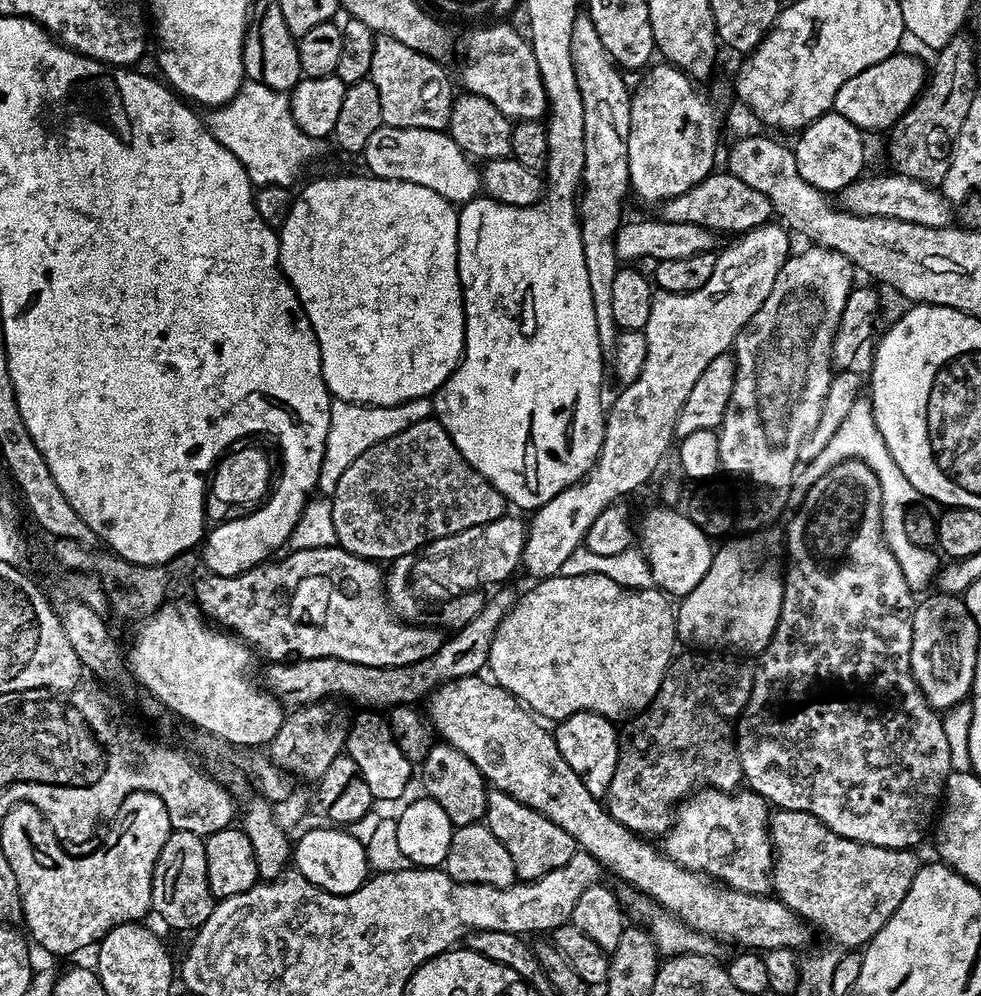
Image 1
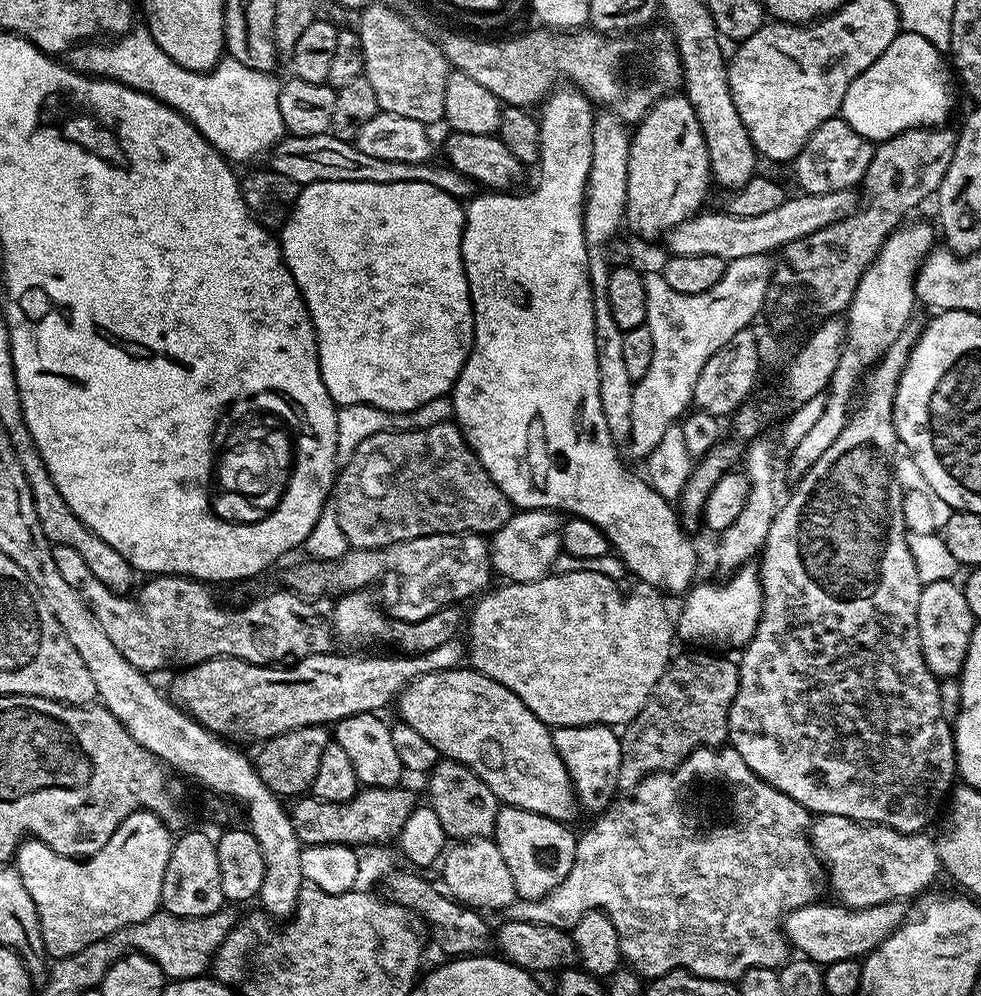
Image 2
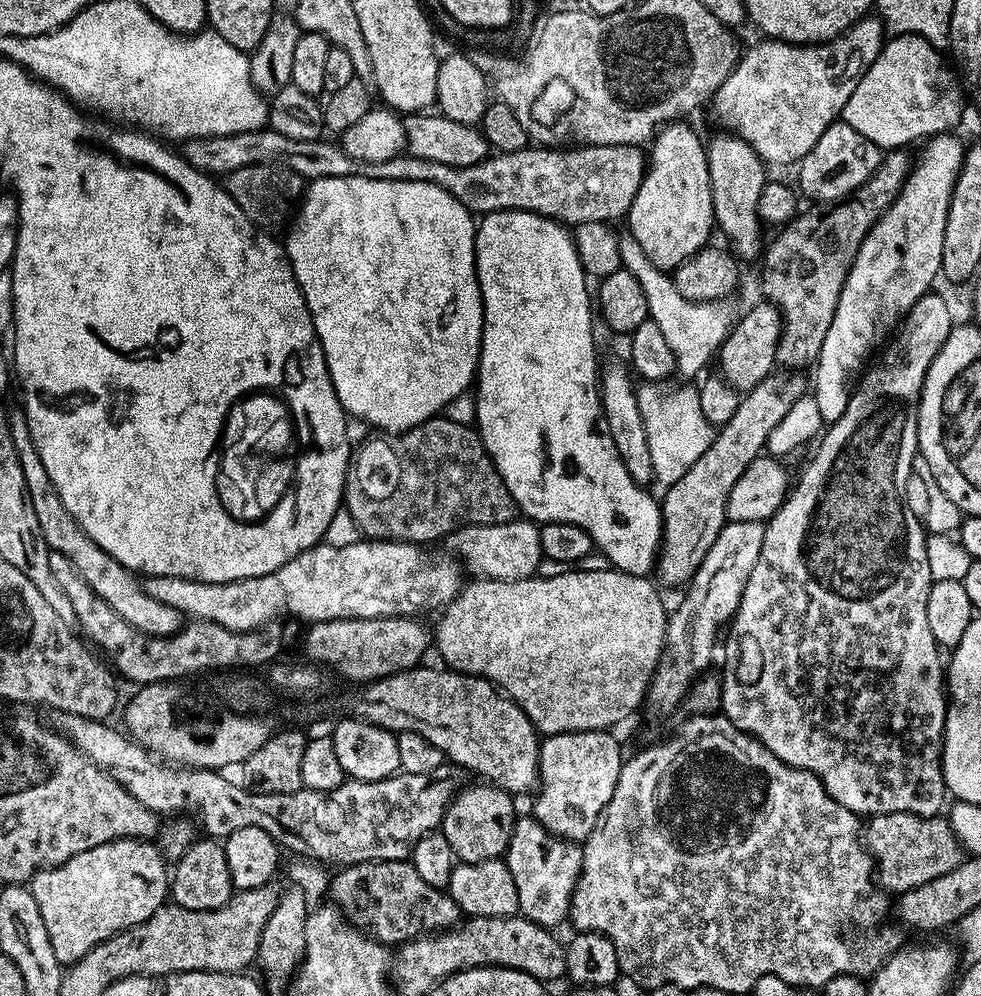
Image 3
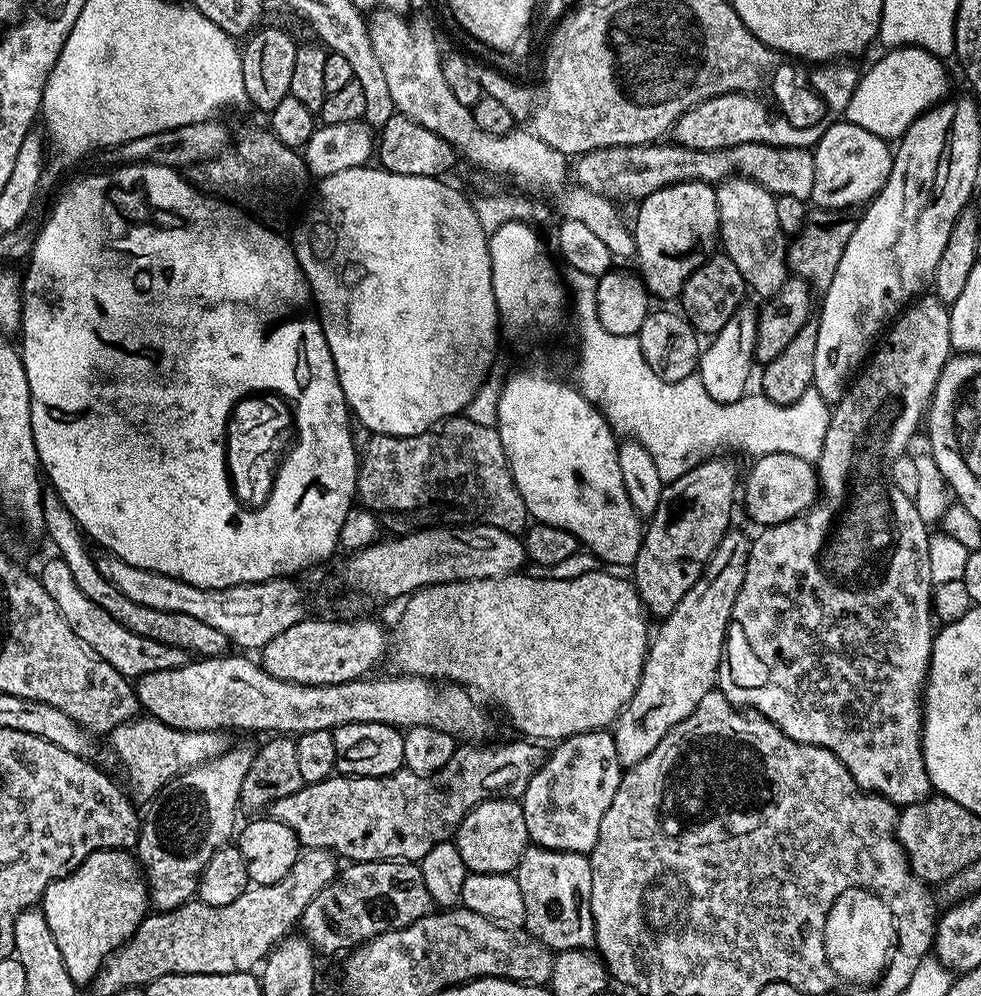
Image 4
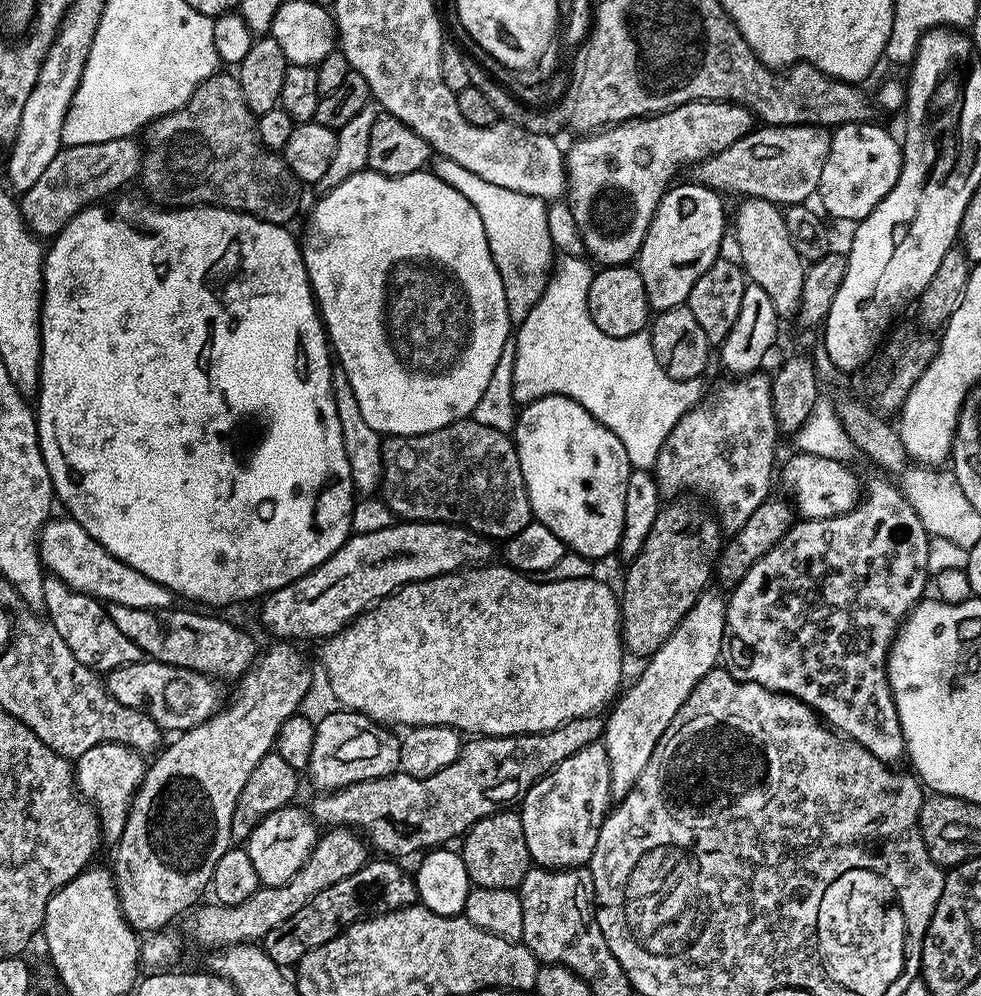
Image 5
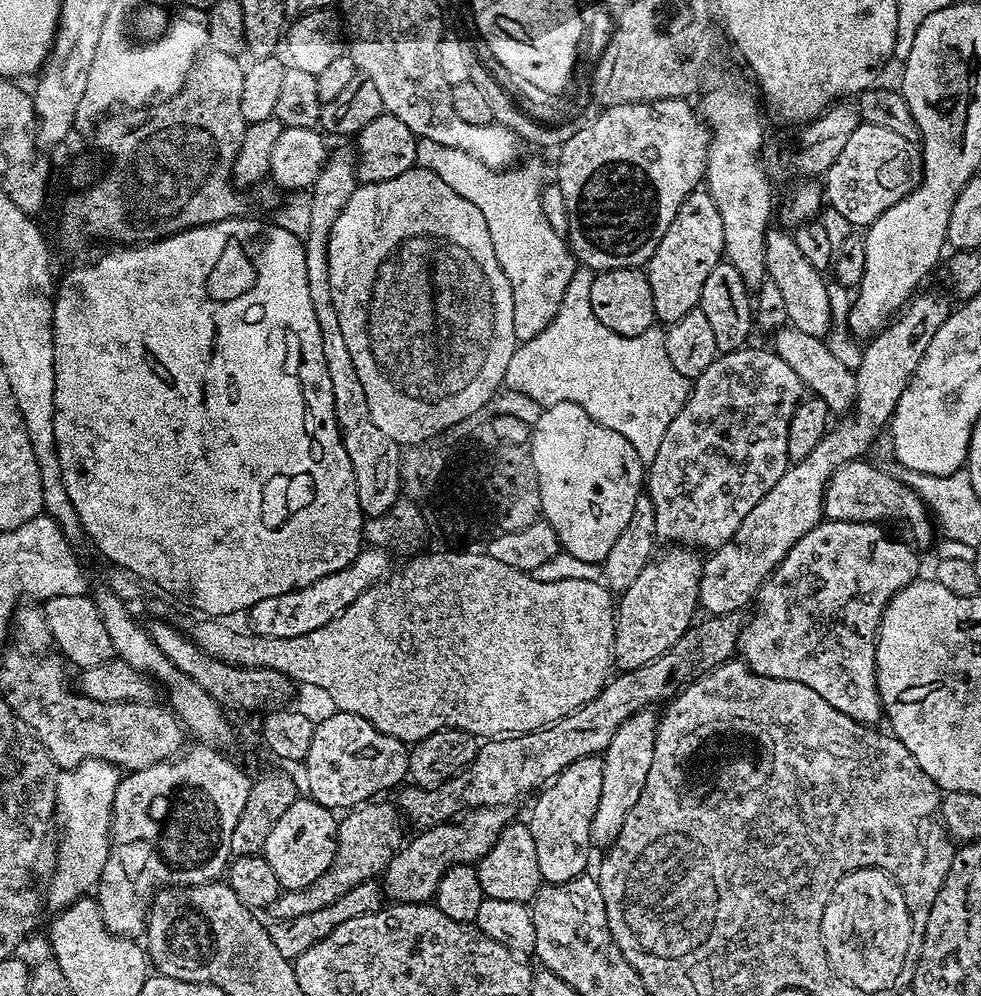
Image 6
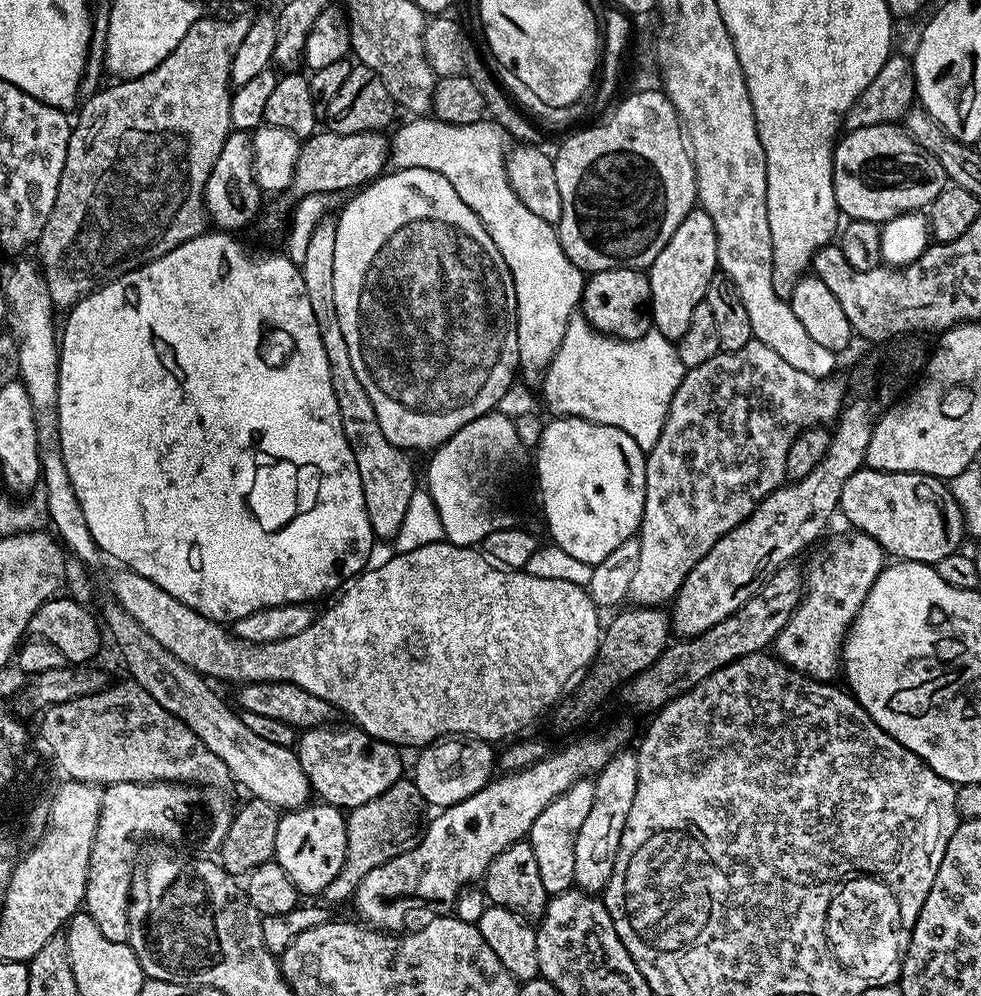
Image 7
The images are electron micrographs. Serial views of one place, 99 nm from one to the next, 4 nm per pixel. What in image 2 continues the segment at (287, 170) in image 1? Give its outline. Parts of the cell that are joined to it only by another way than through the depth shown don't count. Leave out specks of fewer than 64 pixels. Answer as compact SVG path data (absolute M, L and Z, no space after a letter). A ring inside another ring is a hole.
M133 27L132 31L107 42L81 42L67 53L66 60L78 72L116 80L158 98L185 116L220 151L221 156L237 165L256 160L259 156L267 157L286 135L282 110L278 110L281 81L275 80L275 75L250 70L250 66L242 66L242 62L231 58L221 59L209 72L186 70L178 66L178 62L174 62L158 42L154 42L147 27Z

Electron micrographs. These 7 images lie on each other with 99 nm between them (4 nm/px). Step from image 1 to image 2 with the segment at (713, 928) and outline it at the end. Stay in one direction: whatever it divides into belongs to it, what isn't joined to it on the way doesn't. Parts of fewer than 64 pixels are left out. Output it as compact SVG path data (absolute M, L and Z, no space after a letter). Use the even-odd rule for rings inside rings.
M471 666L451 668L450 670L442 670L434 674L422 674L422 678L418 678L404 687L404 691L398 697L399 704L399 719L403 724L410 726L410 730L418 730L418 734L422 734L422 738L426 738L426 742L430 742L430 746L434 746L434 750L438 750L443 759L465 764L471 772L478 774L478 778L482 778L482 782L486 782L486 786L490 786L490 790L496 795L496 799L500 801L501 805L509 808L521 808L527 812L533 812L536 816L545 816L551 820L559 820L561 822L572 822L572 819L575 818L576 812L578 813L576 791L572 789L570 774L566 770L566 766L562 762L562 758L552 741L552 728L542 723L515 694L510 690L506 690L506 686L494 682L494 678L490 678L486 674L476 671ZM891 900L869 908L846 908L839 902L820 904L813 902L787 913L782 921L782 931L789 945L796 948L801 957L810 959L819 966L827 966L843 960L860 960L875 950L894 930L909 919L907 903Z

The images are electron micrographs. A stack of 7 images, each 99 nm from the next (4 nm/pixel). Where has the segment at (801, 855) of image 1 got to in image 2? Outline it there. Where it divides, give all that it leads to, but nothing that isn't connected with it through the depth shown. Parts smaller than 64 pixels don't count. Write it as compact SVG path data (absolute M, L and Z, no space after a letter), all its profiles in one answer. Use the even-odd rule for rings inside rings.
M817 815L810 824L810 843L826 869L827 887L828 884L832 887L836 895L833 897L846 908L869 908L891 900L904 900L908 896L919 897L935 885L932 883L936 875L942 872L937 841L924 832L899 832L881 824L862 824L841 816Z

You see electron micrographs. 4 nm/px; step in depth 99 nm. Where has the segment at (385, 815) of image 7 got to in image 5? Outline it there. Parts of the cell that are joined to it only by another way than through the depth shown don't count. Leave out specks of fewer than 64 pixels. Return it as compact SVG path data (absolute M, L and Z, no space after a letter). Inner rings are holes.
M332 826L325 832L328 833L325 836L323 833L317 839L310 858L304 863L302 870L298 870L298 874L290 878L290 882L277 888L262 886L241 904L209 902L205 908L197 907L196 917L192 920L193 938L207 950L263 941L264 936L274 930L274 926L282 926L286 918L294 918L294 914L298 914L298 910L302 910L302 906L306 906L306 902L310 902L314 894L322 894L322 890L334 886L334 882L342 882L342 878L358 874L358 870L362 870L362 866L370 859L370 848L365 837L347 826Z

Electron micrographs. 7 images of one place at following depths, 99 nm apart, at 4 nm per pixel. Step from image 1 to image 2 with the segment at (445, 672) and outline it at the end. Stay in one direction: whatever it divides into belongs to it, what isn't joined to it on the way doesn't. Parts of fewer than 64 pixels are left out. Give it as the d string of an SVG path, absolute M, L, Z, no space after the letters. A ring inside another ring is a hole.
M457 638L437 646L435 650L426 650L415 654L391 654L392 656L339 656L333 650L299 657L289 668L285 666L269 666L267 664L251 664L242 658L219 656L210 658L201 664L185 667L172 680L170 699L213 735L227 738L232 742L238 740L256 740L263 742L273 736L281 736L290 730L298 730L306 726L335 725L337 720L345 720L354 714L383 713L388 703L395 701L404 687L422 674L434 674L442 670L461 667L466 660L466 644Z

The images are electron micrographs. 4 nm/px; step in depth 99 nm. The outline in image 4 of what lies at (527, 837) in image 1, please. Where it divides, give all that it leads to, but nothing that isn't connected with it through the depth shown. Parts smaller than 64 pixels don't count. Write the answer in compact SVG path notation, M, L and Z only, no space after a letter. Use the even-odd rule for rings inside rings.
M530 846L522 854L515 873L526 905L523 929L553 953L579 948L591 949L596 943L594 918L590 910L592 861L582 852L559 852Z

